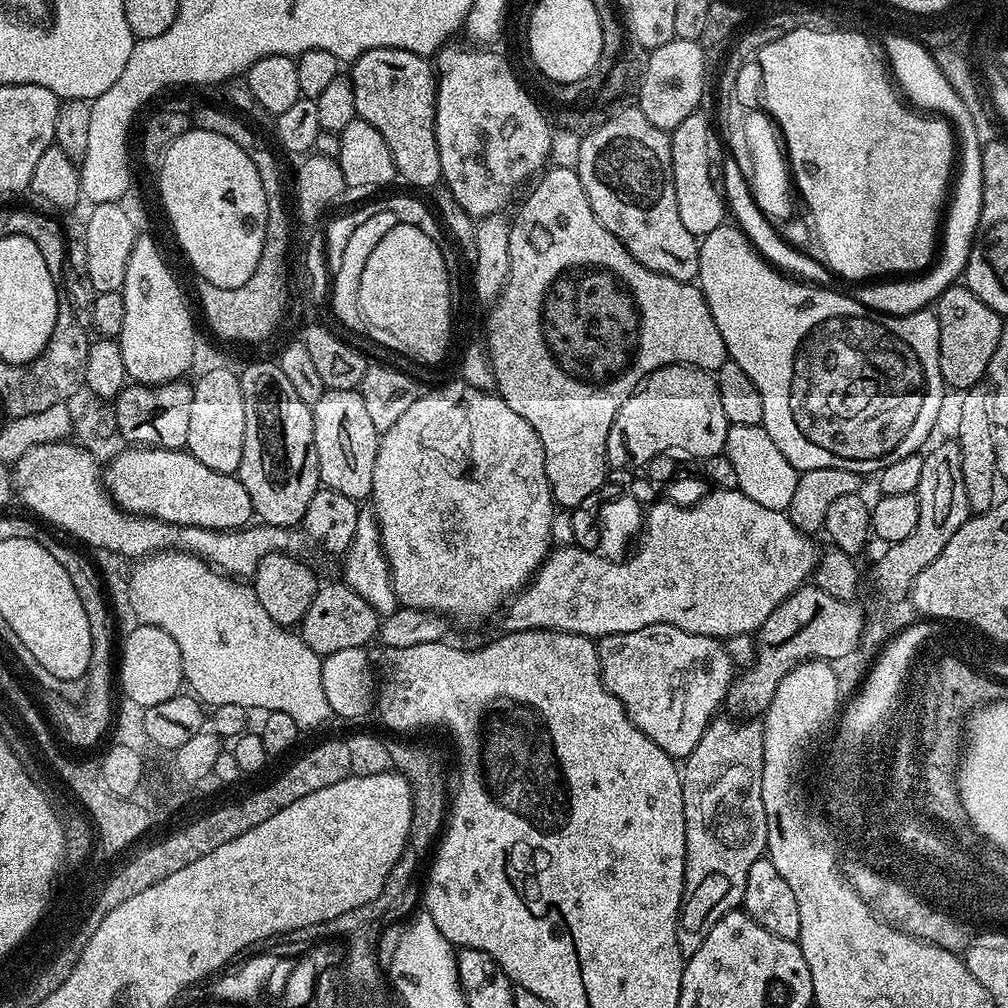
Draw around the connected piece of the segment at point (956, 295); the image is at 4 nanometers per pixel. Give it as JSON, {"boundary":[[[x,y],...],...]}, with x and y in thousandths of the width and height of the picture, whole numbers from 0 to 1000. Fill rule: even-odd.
{"boundary":[[[949,280],[939,286],[927,300],[929,318],[931,319],[931,363],[941,386],[959,387],[969,384],[979,374],[980,364],[986,355],[986,347],[990,347],[990,339],[994,335],[994,327],[998,321],[993,311],[982,308],[974,296],[967,294],[955,281]]]}

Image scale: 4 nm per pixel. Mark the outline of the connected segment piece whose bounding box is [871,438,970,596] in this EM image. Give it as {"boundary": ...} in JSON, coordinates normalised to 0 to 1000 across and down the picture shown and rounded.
{"boundary":[[[940,435],[938,440],[931,441],[925,449],[917,452],[915,474],[911,477],[908,489],[911,494],[911,522],[907,522],[907,527],[895,534],[895,538],[880,541],[876,545],[878,548],[870,554],[869,564],[864,571],[867,578],[877,583],[883,591],[893,591],[893,588],[901,591],[911,569],[915,569],[915,565],[919,565],[919,562],[927,558],[927,554],[931,554],[935,546],[938,546],[938,538],[942,538],[942,534],[946,534],[946,530],[950,530],[950,526],[960,517],[962,505],[958,498],[958,482],[954,482],[954,450],[947,436]]]}

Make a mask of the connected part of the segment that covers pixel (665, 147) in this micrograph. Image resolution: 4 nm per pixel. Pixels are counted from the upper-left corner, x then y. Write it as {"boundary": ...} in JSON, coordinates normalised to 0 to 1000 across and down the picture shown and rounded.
{"boundary":[[[624,105],[618,107],[616,111],[609,113],[609,117],[605,117],[605,121],[597,121],[597,125],[593,125],[576,138],[573,157],[571,158],[569,166],[573,177],[577,181],[577,188],[585,200],[585,208],[591,213],[596,224],[618,244],[619,249],[622,250],[628,258],[632,258],[641,268],[652,270],[658,274],[664,274],[670,278],[682,278],[687,280],[691,277],[694,267],[694,238],[688,232],[685,232],[685,230],[677,224],[676,217],[673,216],[671,193],[669,192],[669,187],[667,185],[667,144],[662,130],[646,124],[633,106]]]}

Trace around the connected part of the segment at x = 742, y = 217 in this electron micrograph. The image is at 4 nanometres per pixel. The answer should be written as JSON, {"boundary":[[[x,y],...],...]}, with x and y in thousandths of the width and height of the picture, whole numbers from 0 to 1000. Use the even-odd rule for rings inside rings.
{"boundary":[[[722,155],[718,159],[718,183],[716,179],[716,193],[720,199],[721,209],[725,217],[729,219],[735,230],[742,235],[742,239],[750,245],[750,249],[762,259],[763,262],[787,275],[793,276],[798,280],[805,280],[810,284],[817,284],[822,281],[823,270],[813,257],[805,258],[795,247],[787,246],[782,239],[777,238],[770,230],[767,219],[755,210],[746,189],[743,187],[743,180],[740,178],[739,168],[734,168],[734,163],[728,156]],[[727,214],[727,216],[726,216]],[[787,270],[787,271],[786,271]]]}

